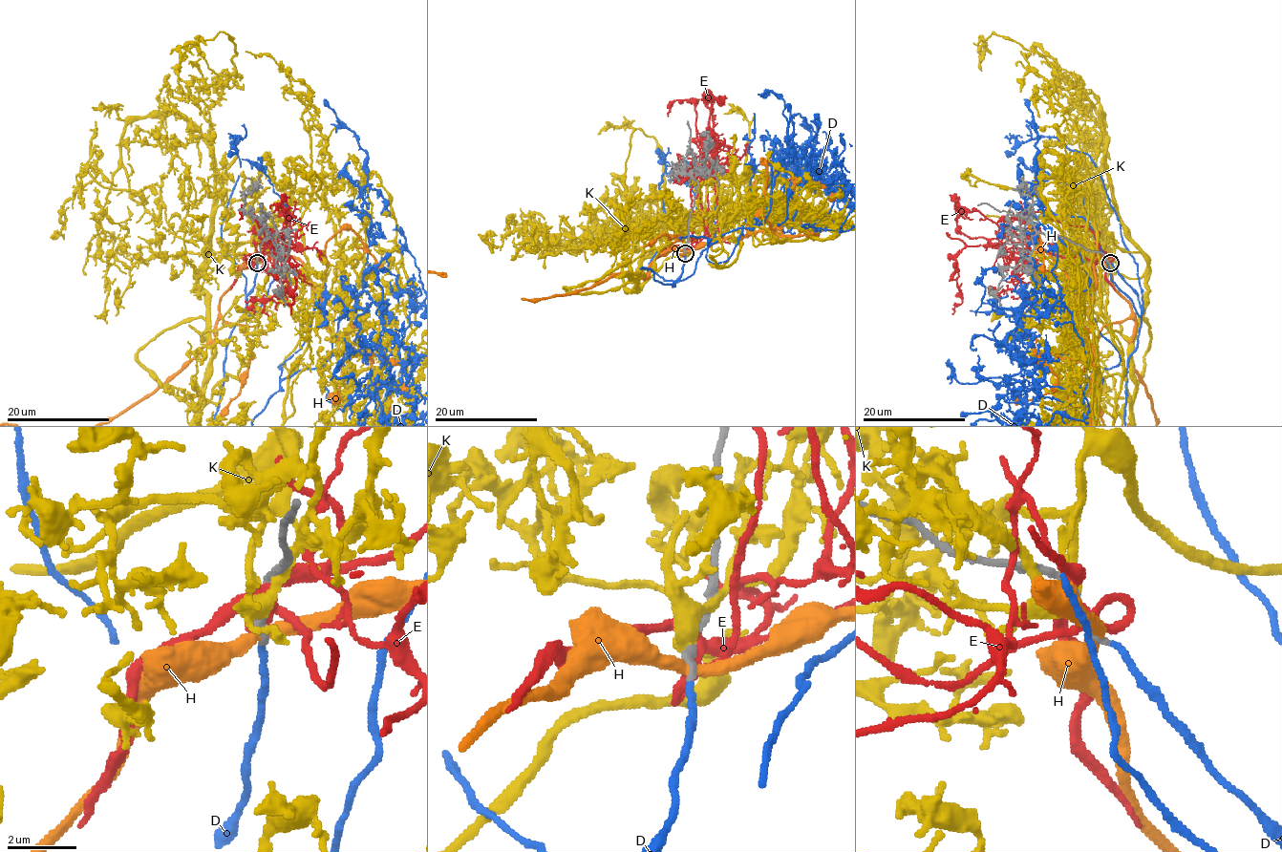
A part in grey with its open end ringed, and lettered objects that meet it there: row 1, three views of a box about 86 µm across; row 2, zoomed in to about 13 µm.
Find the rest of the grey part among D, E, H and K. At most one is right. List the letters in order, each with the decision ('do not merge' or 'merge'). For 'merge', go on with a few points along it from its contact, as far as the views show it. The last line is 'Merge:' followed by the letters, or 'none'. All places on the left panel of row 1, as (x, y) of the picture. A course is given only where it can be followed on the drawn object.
D: merge
E: do not merge
H: do not merge
K: do not merge
Merge: D

